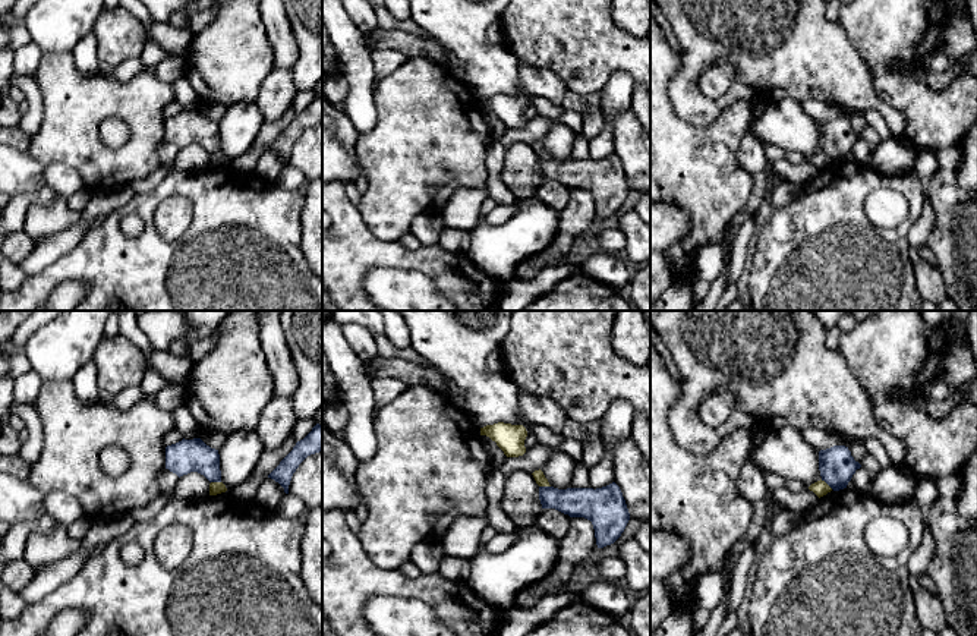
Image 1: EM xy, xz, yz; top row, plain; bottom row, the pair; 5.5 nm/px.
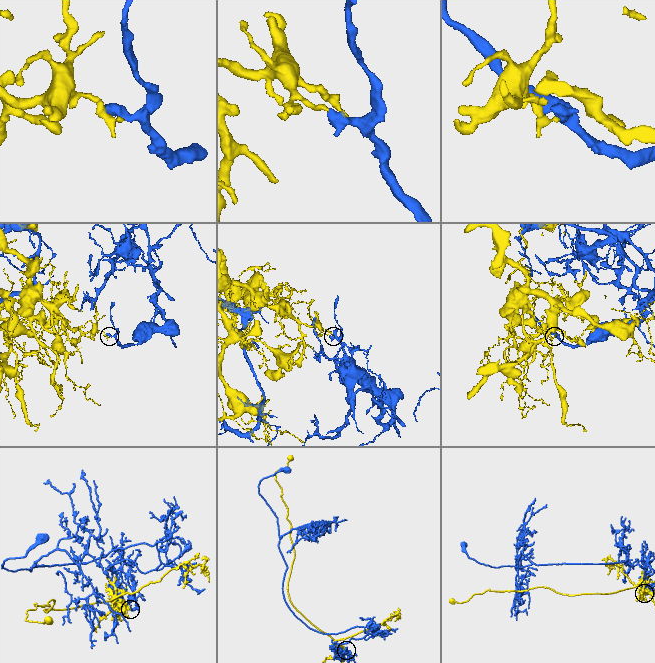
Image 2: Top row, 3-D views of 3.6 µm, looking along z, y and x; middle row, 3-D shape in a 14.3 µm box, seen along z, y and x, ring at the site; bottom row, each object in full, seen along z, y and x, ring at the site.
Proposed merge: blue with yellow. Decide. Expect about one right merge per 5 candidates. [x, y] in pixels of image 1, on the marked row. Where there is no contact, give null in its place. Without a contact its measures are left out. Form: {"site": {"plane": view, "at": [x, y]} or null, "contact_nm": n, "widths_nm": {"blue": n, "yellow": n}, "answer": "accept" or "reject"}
{"site": {"plane": "xz", "at": [545, 487]}, "contact_nm": 60, "widths_nm": {"blue": 170, "yellow": 60}, "answer": "reject"}

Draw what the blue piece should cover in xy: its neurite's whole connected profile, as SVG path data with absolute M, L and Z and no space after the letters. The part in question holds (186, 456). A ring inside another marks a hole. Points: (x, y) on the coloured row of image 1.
M201 438L182 440L166 447L166 469L179 478L190 472L204 475L209 482L221 482L218 450Z

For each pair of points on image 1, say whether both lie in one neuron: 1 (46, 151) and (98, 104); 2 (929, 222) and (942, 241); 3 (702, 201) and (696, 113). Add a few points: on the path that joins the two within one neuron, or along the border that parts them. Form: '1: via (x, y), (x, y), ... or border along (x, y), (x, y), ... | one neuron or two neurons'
1: via (59, 138), (85, 112) | one neuron
2: border along (927, 198), (935, 213), (935, 227), (926, 243) | two neurons
3: border along (671, 103), (681, 117), (702, 126), (727, 106) | two neurons

